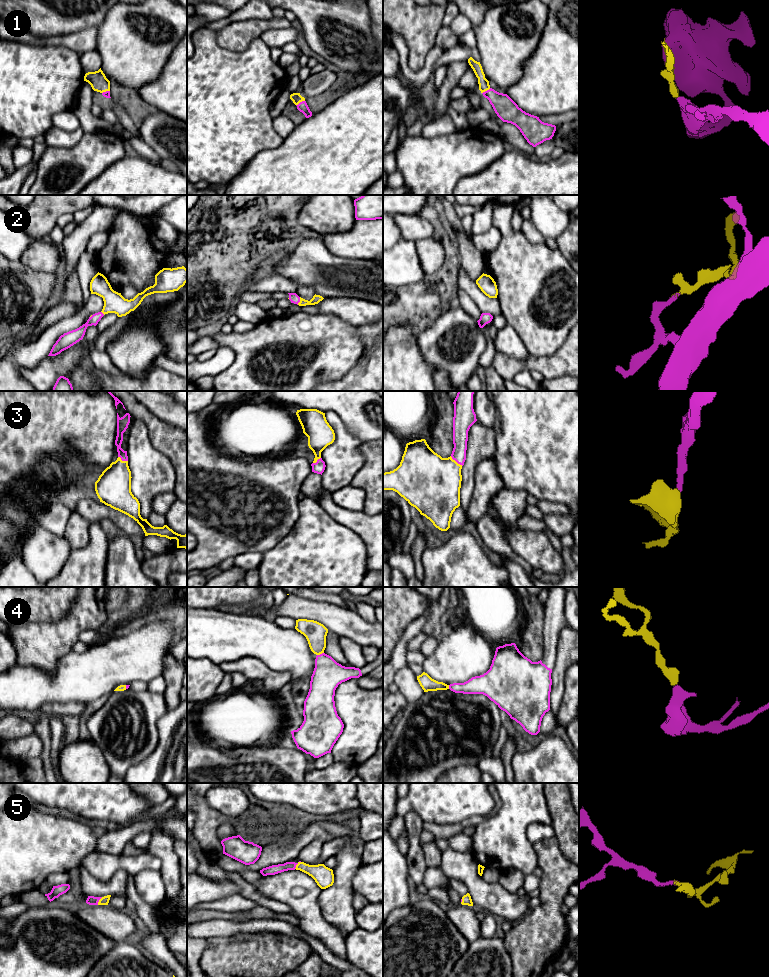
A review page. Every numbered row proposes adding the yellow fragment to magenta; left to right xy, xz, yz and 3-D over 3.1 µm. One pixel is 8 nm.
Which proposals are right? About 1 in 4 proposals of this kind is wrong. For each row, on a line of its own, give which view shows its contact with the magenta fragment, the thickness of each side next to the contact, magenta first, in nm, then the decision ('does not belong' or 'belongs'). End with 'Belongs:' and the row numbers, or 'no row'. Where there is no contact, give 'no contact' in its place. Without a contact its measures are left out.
1: contact in xz; calibres 80 and 80 nm; belongs
2: contact in xz; calibres 80 and 70 nm; belongs
3: contact in yz; calibres 130 and 420 nm; belongs
4: contact in xz; calibres 240 and 170 nm; belongs
5: contact in xy; calibres 80 and 70 nm; belongs
Belongs: 1, 2, 3, 4, 5

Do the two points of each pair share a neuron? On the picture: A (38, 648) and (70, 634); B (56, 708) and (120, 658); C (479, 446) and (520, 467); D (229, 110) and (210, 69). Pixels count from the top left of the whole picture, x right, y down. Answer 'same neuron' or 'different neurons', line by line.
A: same neuron
B: different neurons
C: different neurons
D: same neuron

